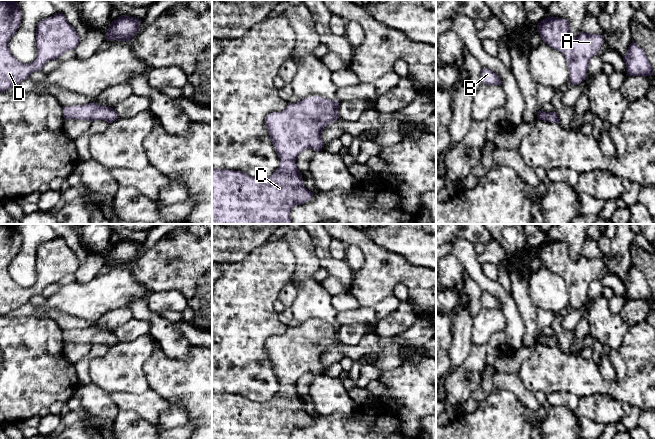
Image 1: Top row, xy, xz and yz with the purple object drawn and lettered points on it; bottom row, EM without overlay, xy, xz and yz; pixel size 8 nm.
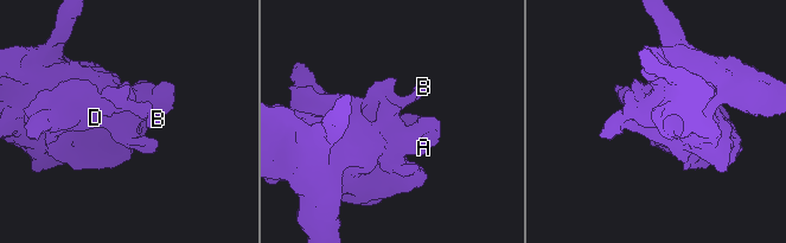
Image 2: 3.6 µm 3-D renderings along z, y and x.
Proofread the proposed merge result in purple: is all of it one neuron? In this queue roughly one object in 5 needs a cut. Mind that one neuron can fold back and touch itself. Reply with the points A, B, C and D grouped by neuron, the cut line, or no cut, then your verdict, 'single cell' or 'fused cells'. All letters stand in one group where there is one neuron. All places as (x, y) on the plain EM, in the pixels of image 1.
A B C D | no cut | single cell

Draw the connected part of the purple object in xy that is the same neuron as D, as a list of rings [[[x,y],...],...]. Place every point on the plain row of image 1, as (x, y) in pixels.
[[[0,224],[0,317],[28,303],[35,295],[41,295],[50,284],[58,283],[80,267],[79,260],[62,237],[41,244],[36,252],[36,283],[25,288],[18,285],[9,274],[9,265],[21,246],[17,226]]]

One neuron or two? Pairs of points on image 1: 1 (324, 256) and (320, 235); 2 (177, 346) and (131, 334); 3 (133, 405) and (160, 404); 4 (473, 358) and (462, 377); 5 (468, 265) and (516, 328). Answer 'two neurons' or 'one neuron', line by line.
1: one neuron
2: two neurons
3: one neuron
4: one neuron
5: one neuron

